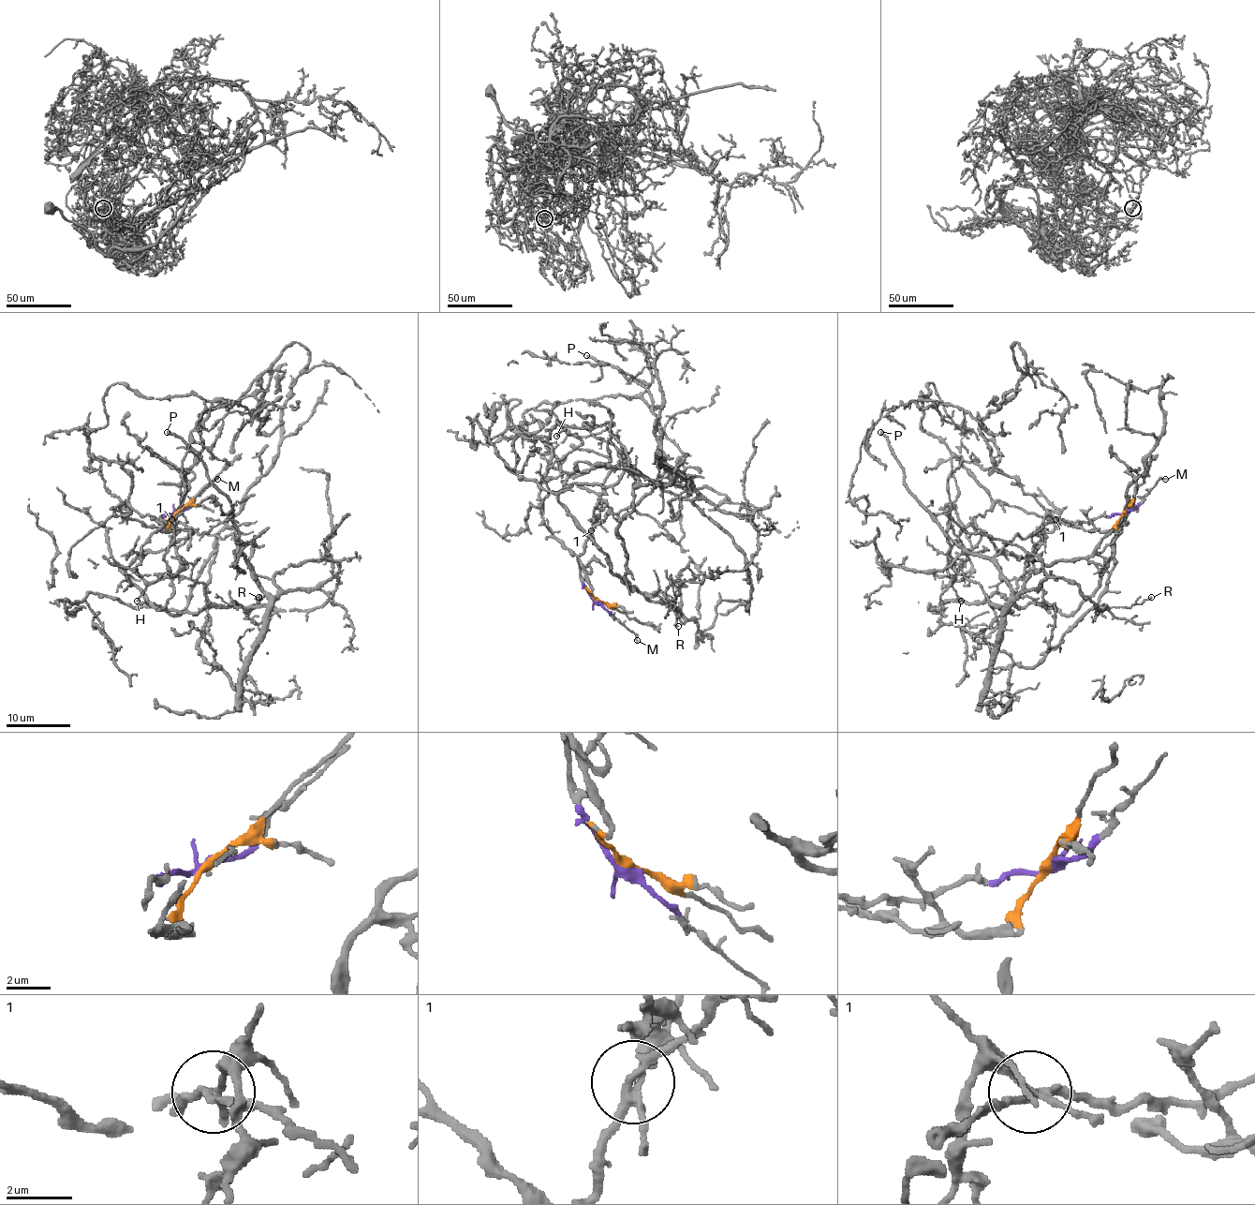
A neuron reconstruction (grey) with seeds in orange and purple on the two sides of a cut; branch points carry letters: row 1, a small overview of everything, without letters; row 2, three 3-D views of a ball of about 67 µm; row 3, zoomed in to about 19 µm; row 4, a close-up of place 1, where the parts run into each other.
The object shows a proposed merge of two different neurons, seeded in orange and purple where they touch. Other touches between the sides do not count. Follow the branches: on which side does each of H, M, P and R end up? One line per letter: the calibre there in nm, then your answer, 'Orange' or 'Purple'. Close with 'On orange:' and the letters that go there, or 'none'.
H: Thickness 170 nm. Orange
M: Thickness 150 nm. Purple
P: Thickness 280 nm. Purple
R: Thickness 130 nm. Purple
On orange: H

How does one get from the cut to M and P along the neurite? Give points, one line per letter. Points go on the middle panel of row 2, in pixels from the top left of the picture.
M: (596, 599), (638, 641)
P: (596, 599), (578, 564), (584, 542), (609, 514), (650, 492), (665, 453), (650, 394), (586, 356)

